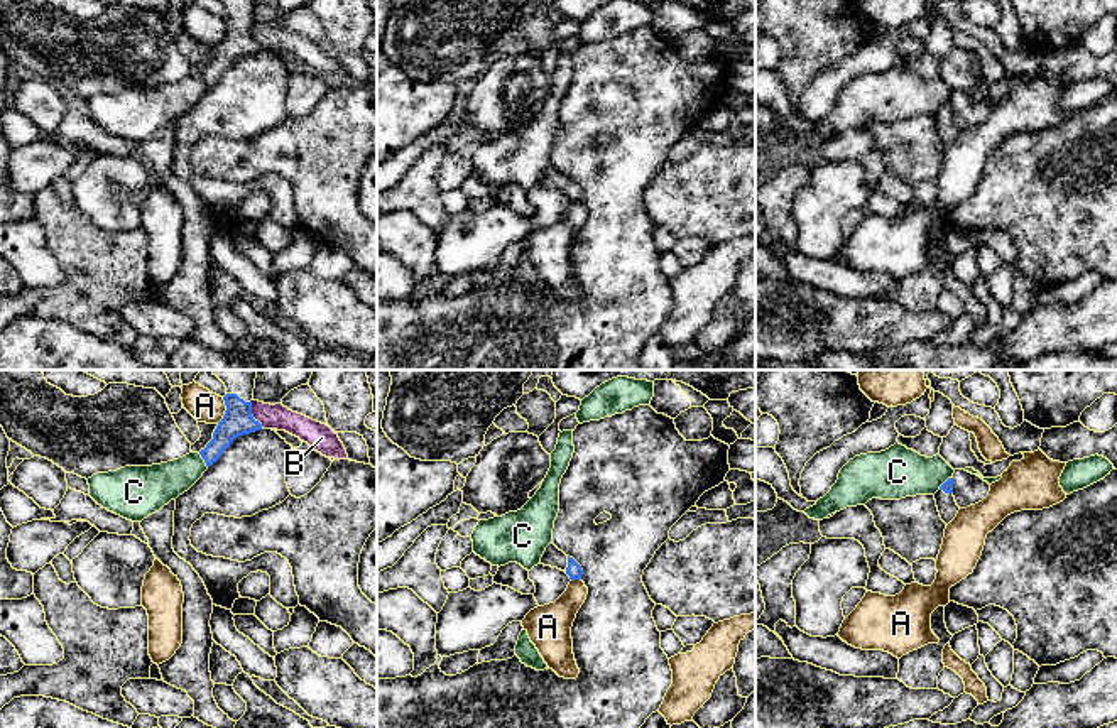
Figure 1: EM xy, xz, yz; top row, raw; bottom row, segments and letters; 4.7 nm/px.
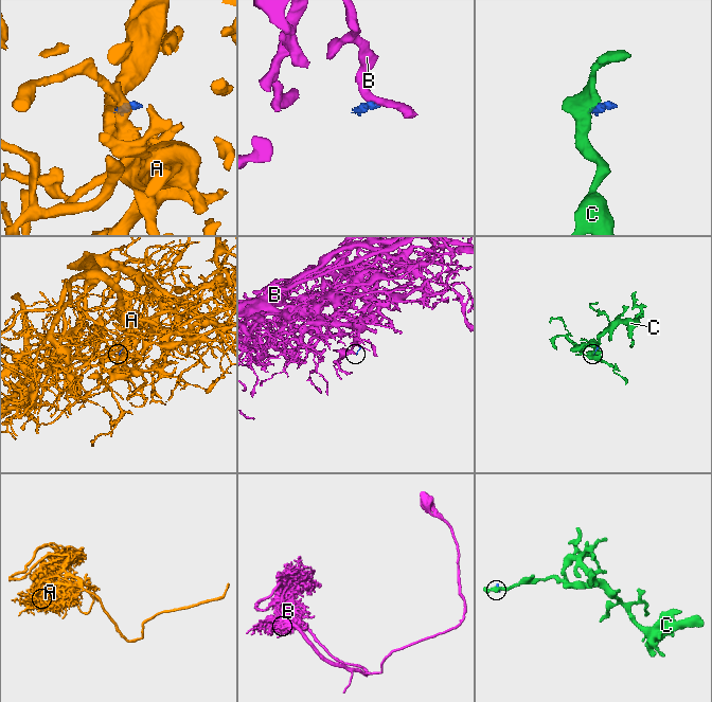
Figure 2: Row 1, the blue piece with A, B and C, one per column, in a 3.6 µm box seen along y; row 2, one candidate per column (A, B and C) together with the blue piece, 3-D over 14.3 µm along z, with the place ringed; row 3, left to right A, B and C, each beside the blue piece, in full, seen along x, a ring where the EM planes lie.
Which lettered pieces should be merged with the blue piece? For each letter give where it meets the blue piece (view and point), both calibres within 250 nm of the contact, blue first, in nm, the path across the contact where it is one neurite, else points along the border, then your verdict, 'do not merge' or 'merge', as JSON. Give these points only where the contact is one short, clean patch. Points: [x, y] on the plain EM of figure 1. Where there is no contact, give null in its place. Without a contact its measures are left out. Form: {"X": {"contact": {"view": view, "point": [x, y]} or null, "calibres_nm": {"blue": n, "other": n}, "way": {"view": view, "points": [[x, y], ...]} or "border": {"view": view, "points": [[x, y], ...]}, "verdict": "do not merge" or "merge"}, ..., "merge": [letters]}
{"A": {"contact": {"view": "xy", "point": [225, 32]}, "calibres_nm": {"blue": 140, "other": 150}, "verdict": "do not merge"}, "B": {"contact": {"view": "xy", "point": [250, 36]}, "calibres_nm": {"blue": 140, "other": 120}, "border": {"view": "xy", "points": [[250, 22], [250, 36], [262, 48]]}, "verdict": "do not merge"}, "C": {"contact": {"view": "xy", "point": [203, 80]}, "calibres_nm": {"blue": 140, "other": 190}, "border": {"view": "xy", "points": [[198, 75], [207, 88]]}, "verdict": "do not merge"}, "merge": []}

